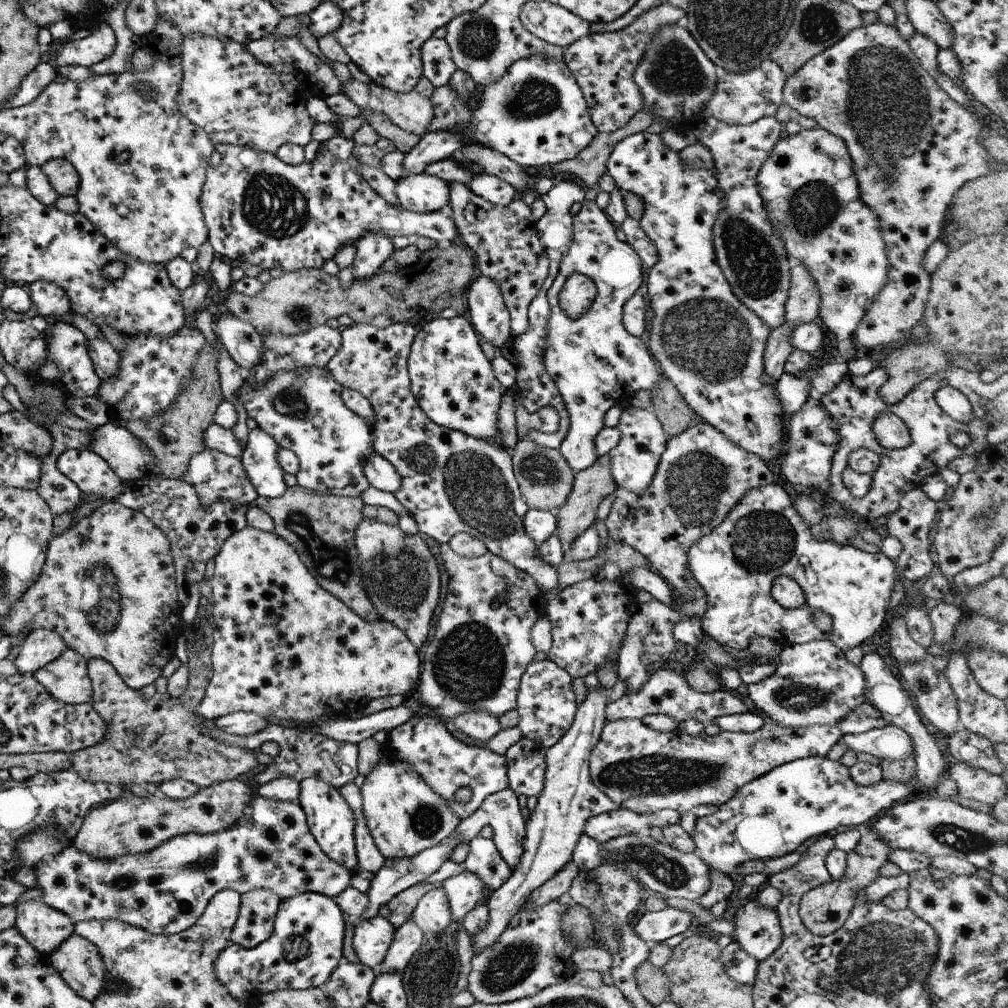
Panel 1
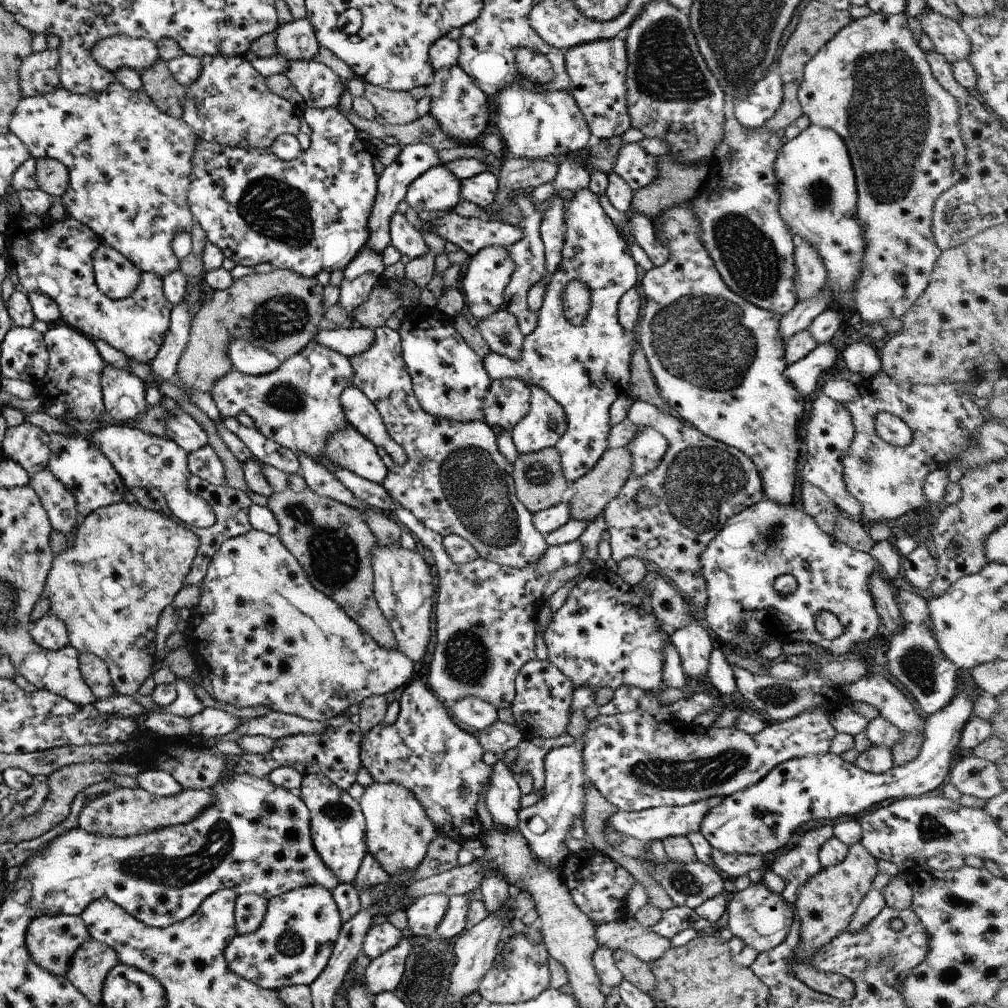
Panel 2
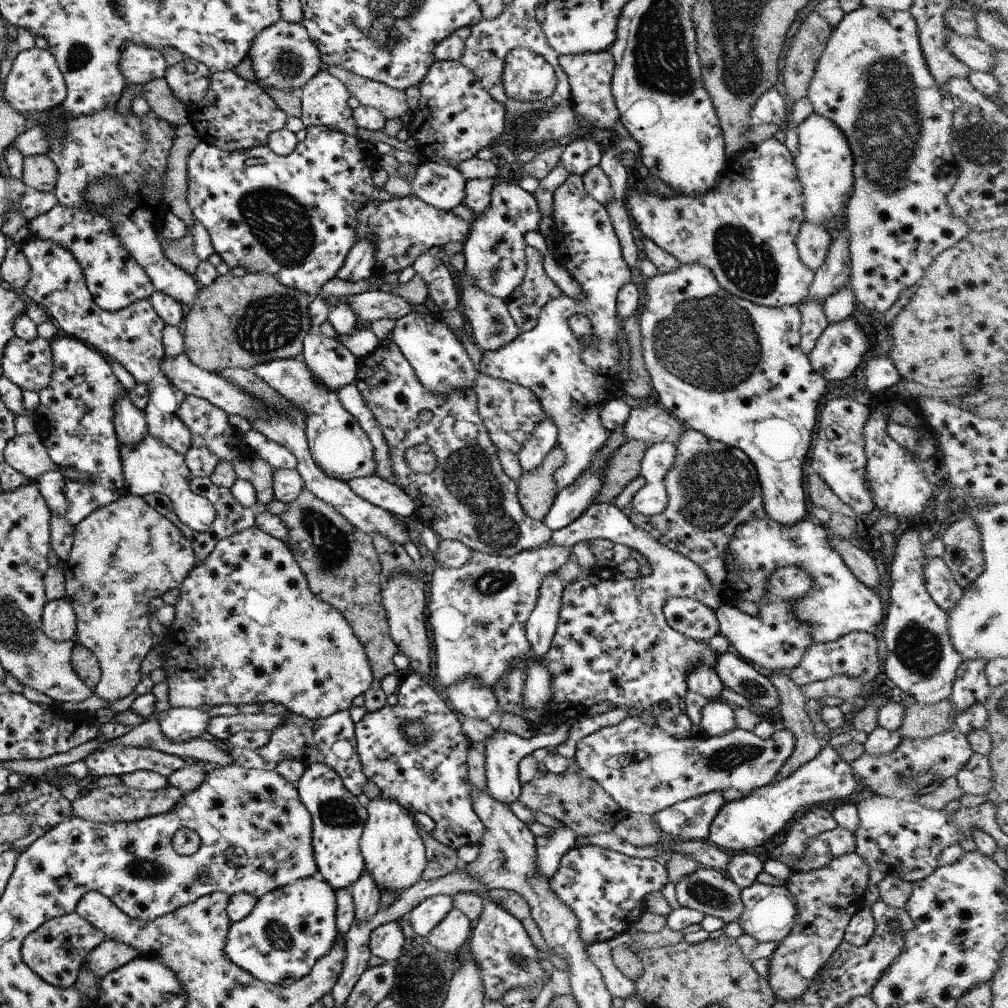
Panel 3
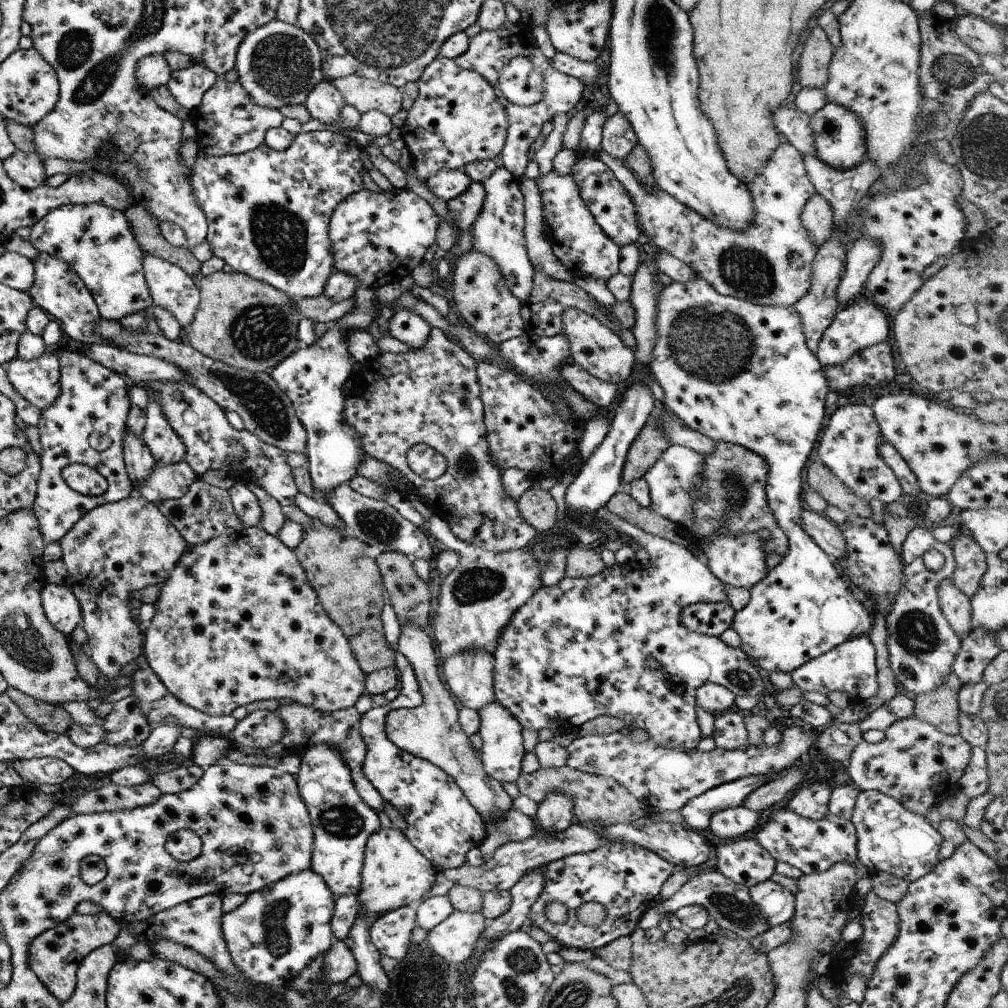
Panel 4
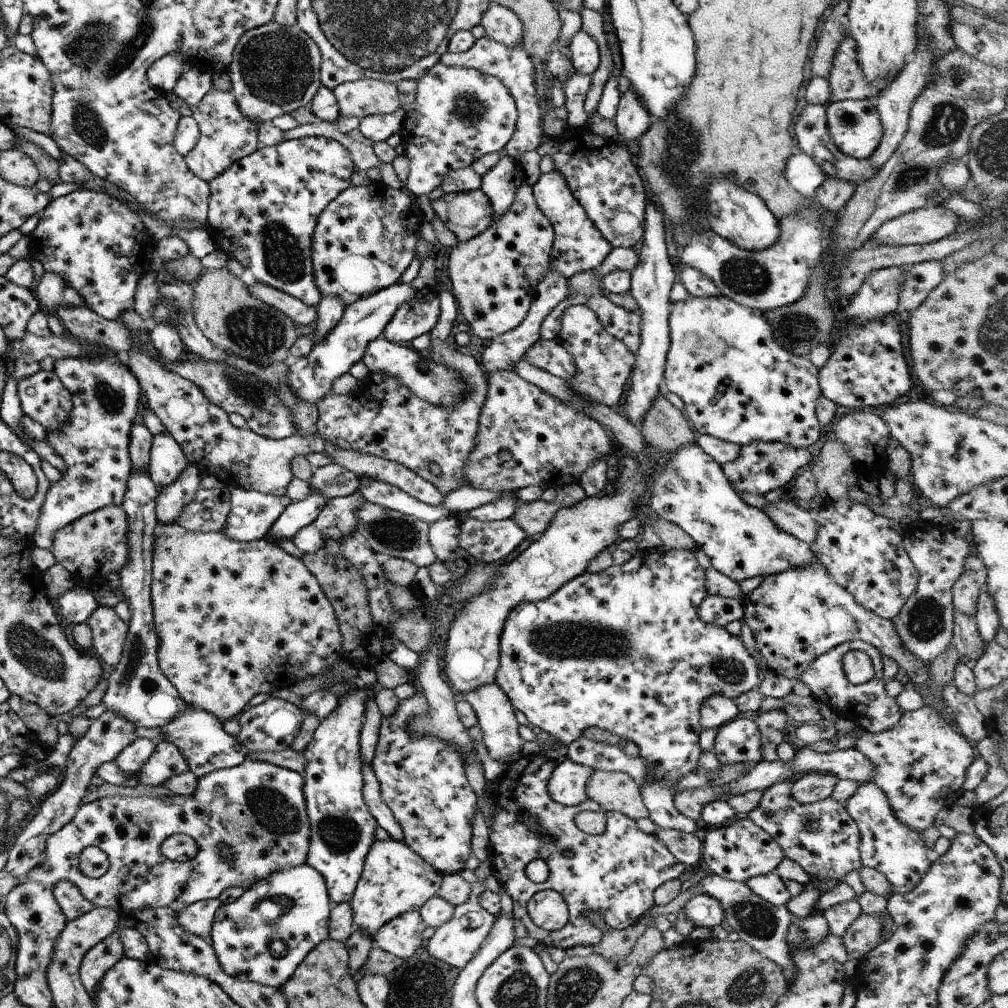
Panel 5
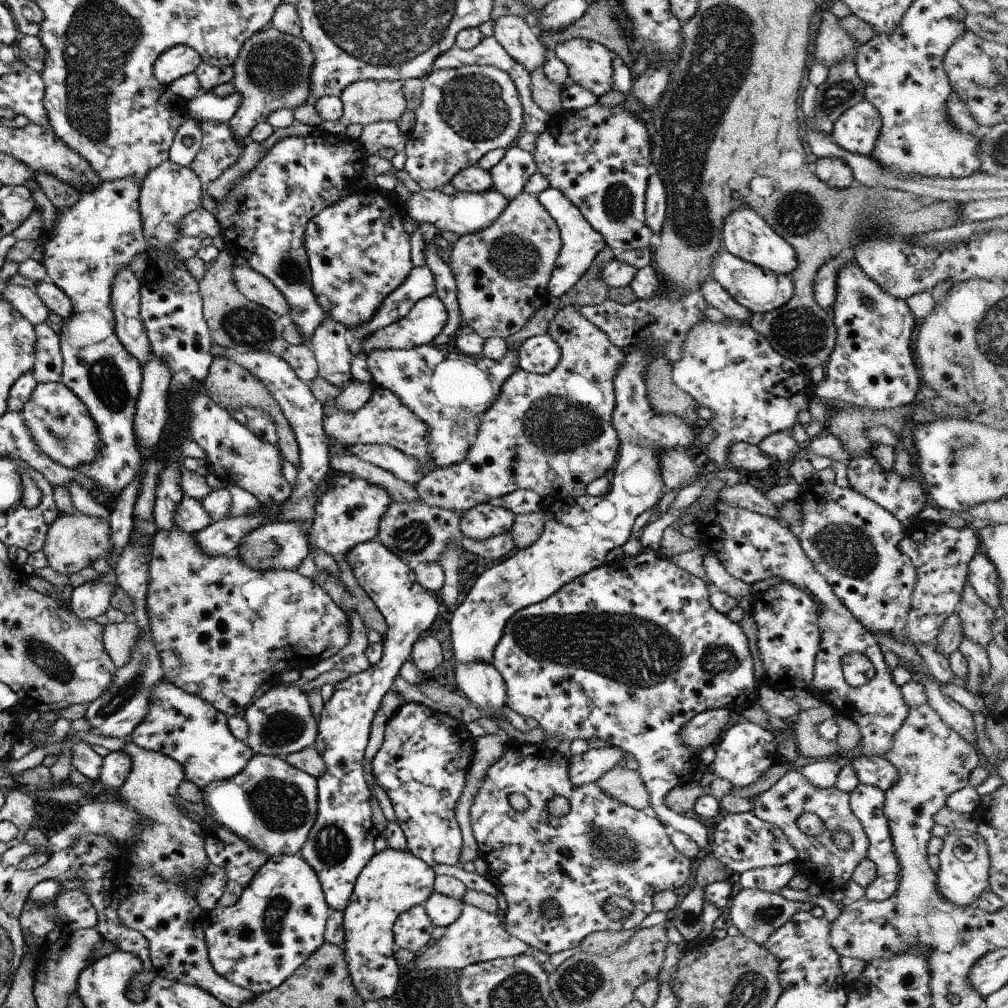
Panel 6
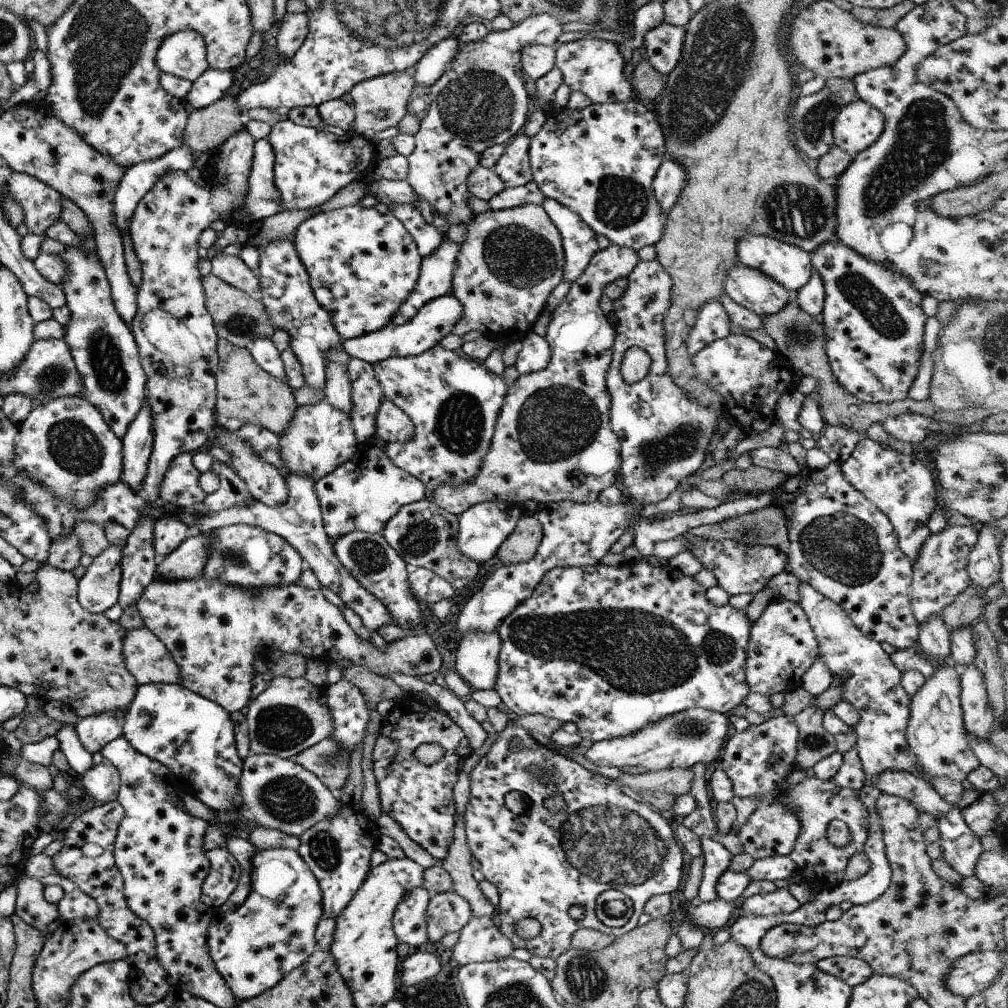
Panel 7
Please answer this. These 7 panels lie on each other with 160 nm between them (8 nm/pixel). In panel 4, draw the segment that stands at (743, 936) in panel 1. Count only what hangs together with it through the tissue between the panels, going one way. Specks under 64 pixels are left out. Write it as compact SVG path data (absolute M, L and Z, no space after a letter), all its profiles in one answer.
M770 879L754 884L748 893L755 902L759 916L763 916L768 928L791 920L794 913L794 894Z

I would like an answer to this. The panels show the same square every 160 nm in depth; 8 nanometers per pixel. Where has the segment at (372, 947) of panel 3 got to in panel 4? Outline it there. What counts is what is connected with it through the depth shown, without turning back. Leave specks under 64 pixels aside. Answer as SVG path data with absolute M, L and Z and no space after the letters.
M407 906L377 916L368 928L368 935L380 956L400 961L409 948L411 930L417 926L414 906Z

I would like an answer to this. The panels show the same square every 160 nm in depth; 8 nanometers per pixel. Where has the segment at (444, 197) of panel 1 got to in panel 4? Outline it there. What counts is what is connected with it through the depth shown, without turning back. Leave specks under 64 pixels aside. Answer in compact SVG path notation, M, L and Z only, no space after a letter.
M441 169L423 183L437 198L445 202L459 196L471 184L462 169Z

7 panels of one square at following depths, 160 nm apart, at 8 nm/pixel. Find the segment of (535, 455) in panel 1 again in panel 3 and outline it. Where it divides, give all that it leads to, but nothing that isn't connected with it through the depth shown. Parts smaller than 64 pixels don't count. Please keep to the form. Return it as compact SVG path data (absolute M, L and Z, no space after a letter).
M553 446L541 464L529 472L522 472L516 482L516 497L524 513L533 520L542 521L553 504L556 484L553 473L564 463L564 452Z

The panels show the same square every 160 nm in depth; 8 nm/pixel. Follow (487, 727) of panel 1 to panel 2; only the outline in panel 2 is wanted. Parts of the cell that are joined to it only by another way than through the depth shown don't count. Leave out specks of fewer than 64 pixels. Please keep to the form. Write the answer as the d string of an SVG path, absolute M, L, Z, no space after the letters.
M473 696L457 700L448 711L456 724L474 734L479 730L485 730L487 726L498 720L493 706Z

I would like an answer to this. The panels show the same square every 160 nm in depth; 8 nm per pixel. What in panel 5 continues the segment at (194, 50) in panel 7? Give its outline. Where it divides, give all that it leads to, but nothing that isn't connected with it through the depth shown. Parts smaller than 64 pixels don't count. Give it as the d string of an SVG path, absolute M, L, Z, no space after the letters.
M167 54L155 60L148 70L145 70L145 78L149 86L159 93L167 94L175 87L177 78L185 70L184 56L181 54Z

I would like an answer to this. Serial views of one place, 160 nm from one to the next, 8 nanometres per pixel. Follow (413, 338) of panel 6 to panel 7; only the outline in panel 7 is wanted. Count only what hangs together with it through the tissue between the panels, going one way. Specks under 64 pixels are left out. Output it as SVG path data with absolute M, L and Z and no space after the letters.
M452 294L437 297L426 302L407 322L400 325L395 325L393 322L387 323L378 331L343 340L342 348L350 358L361 359L371 365L386 358L412 357L429 350L446 334L451 333L451 329L461 315L461 303Z

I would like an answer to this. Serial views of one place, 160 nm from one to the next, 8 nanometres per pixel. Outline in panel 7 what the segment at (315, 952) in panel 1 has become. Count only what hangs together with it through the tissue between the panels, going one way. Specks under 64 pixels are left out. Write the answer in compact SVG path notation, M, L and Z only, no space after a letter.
M255 849L250 856L250 889L241 906L228 913L214 911L206 939L209 956L235 993L237 1000L250 999L275 986L288 972L297 968L315 950L314 930L322 918L321 891L317 879L293 849Z

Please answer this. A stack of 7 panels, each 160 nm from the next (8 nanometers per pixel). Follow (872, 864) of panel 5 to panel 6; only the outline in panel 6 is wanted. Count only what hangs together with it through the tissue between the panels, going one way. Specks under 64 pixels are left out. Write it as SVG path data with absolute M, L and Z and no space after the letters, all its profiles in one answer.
M859 783L848 793L848 803L853 814L861 823L863 832L868 838L866 857L876 866L876 877L864 888L863 898L868 901L882 901L889 898L894 892L898 881L899 865L892 851L892 840L884 817L882 806L884 792L874 786Z

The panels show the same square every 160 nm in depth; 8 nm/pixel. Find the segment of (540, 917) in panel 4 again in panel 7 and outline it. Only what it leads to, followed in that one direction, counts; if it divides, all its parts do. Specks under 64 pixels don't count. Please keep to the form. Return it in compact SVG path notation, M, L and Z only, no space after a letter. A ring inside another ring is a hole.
M513 721L507 722L497 734L488 751L469 771L470 799L462 819L469 852L479 862L478 870L484 879L498 892L497 927L513 948L525 948L530 955L554 959L571 948L570 938L579 928L589 927L612 937L621 936L636 926L648 898L679 888L683 854L677 846L667 815L655 813L647 804L621 793L615 780L587 771L571 758L539 745ZM513 736L527 742L521 752L509 752L507 744ZM541 777L546 782L539 784ZM510 790L522 792L529 799L530 805L524 813L514 815L505 807L503 796ZM551 795L561 795L565 801L560 811L551 812L545 808L544 800ZM574 904L583 907L581 920L572 920L567 916L567 909ZM527 917L537 920L541 930L535 938L523 940L514 934L513 925L515 921Z

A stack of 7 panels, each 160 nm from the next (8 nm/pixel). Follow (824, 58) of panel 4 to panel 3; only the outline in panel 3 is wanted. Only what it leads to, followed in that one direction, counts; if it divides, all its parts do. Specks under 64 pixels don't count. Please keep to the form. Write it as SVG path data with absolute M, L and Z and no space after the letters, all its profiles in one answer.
M811 12L799 26L791 42L791 48L787 50L782 72L783 87L780 90L788 105L806 96L816 62L825 48L832 29L828 22L815 12Z

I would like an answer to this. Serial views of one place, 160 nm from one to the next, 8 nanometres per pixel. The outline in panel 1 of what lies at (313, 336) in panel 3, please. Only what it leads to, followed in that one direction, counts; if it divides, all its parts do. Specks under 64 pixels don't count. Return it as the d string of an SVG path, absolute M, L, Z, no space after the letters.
M299 367L294 371L277 371L270 376L270 379L263 383L260 387L250 387L247 383L243 384L236 390L236 402L242 406L245 414L249 418L255 420L257 428L261 429L265 434L268 434L279 447L284 449L289 449L298 460L298 469L294 474L296 478L296 484L300 487L305 488L305 490L310 490L316 492L317 494L333 494L341 495L342 497L359 497L360 494L367 490L370 484L367 482L365 475L362 471L363 461L368 457L369 453L375 453L372 450L370 432L372 423L367 420L359 418L353 411L350 411L341 400L340 391L342 390L341 385L331 376L329 369L327 367L317 368L317 367Z

